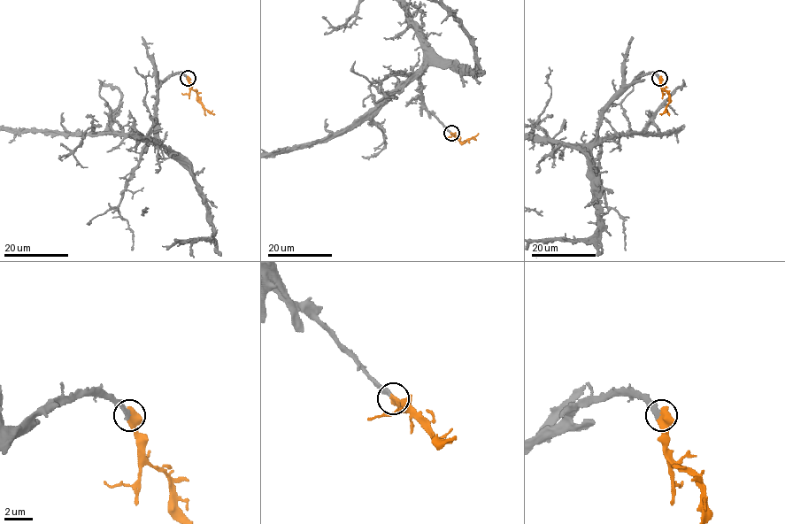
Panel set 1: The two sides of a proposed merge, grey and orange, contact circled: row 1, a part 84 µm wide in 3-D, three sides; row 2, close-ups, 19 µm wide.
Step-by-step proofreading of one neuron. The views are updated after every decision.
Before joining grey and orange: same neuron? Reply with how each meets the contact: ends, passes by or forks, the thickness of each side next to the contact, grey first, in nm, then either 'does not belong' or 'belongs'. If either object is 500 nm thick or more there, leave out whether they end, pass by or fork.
grey ends | orange passes by | 300/440 nm | belongs

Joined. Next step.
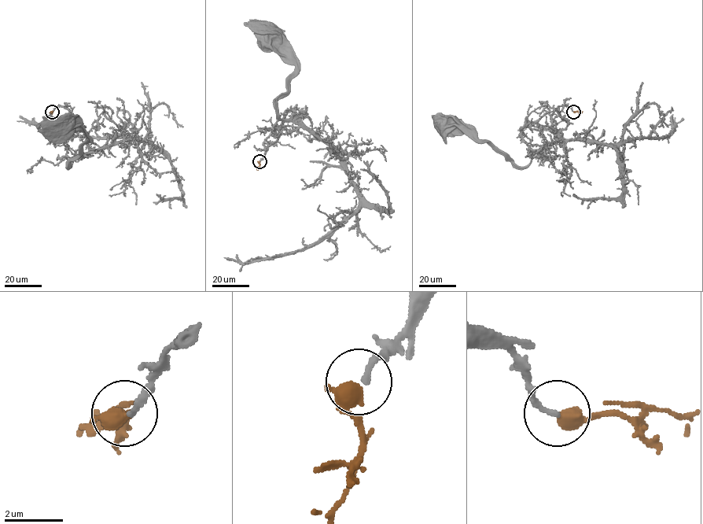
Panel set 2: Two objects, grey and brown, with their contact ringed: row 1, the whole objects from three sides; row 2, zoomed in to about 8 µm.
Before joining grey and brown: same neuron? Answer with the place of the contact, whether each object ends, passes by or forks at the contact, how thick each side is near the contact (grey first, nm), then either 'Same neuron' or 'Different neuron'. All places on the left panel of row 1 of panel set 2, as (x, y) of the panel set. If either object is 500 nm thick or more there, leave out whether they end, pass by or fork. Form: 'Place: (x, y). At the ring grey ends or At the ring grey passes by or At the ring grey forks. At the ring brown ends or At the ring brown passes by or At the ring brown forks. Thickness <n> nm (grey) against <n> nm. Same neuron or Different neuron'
Place: (52, 112). Thickness 180 nm (grey) against 550 nm. Same neuron

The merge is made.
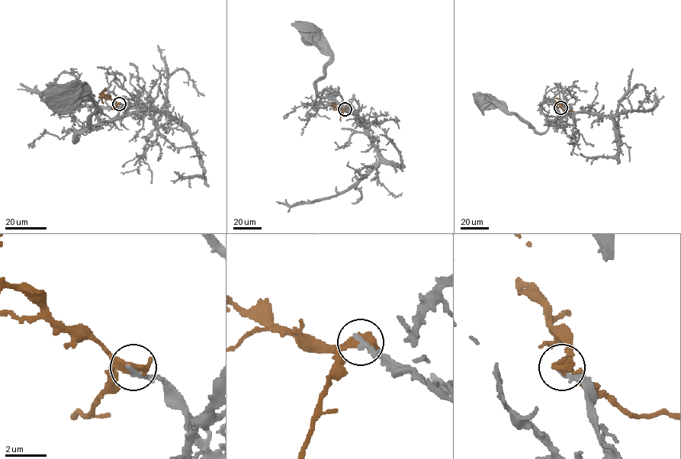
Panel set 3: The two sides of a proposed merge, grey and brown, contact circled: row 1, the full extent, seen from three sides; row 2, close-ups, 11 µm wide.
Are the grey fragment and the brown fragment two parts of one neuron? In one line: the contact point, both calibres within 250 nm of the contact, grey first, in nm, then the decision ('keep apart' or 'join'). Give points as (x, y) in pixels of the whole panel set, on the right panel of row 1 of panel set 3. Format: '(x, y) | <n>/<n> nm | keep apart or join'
(560, 107) | 280/360 nm | keep apart

